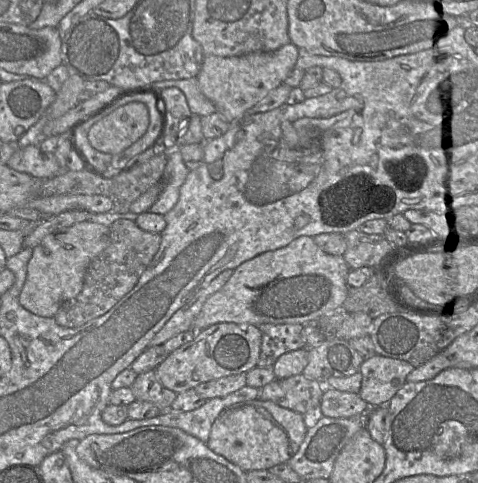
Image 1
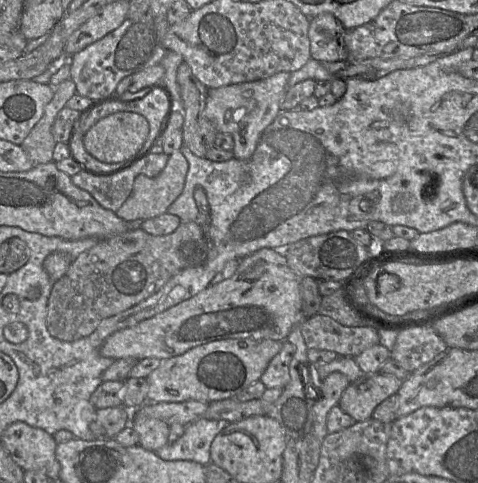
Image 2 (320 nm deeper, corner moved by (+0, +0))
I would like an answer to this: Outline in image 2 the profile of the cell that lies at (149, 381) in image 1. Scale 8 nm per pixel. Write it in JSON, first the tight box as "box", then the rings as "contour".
{"box":[130,416,169,452],"contour":[[[134,416],[130,424],[139,436],[138,445],[142,448],[156,452],[168,444],[169,425],[159,419],[146,416]]]}

